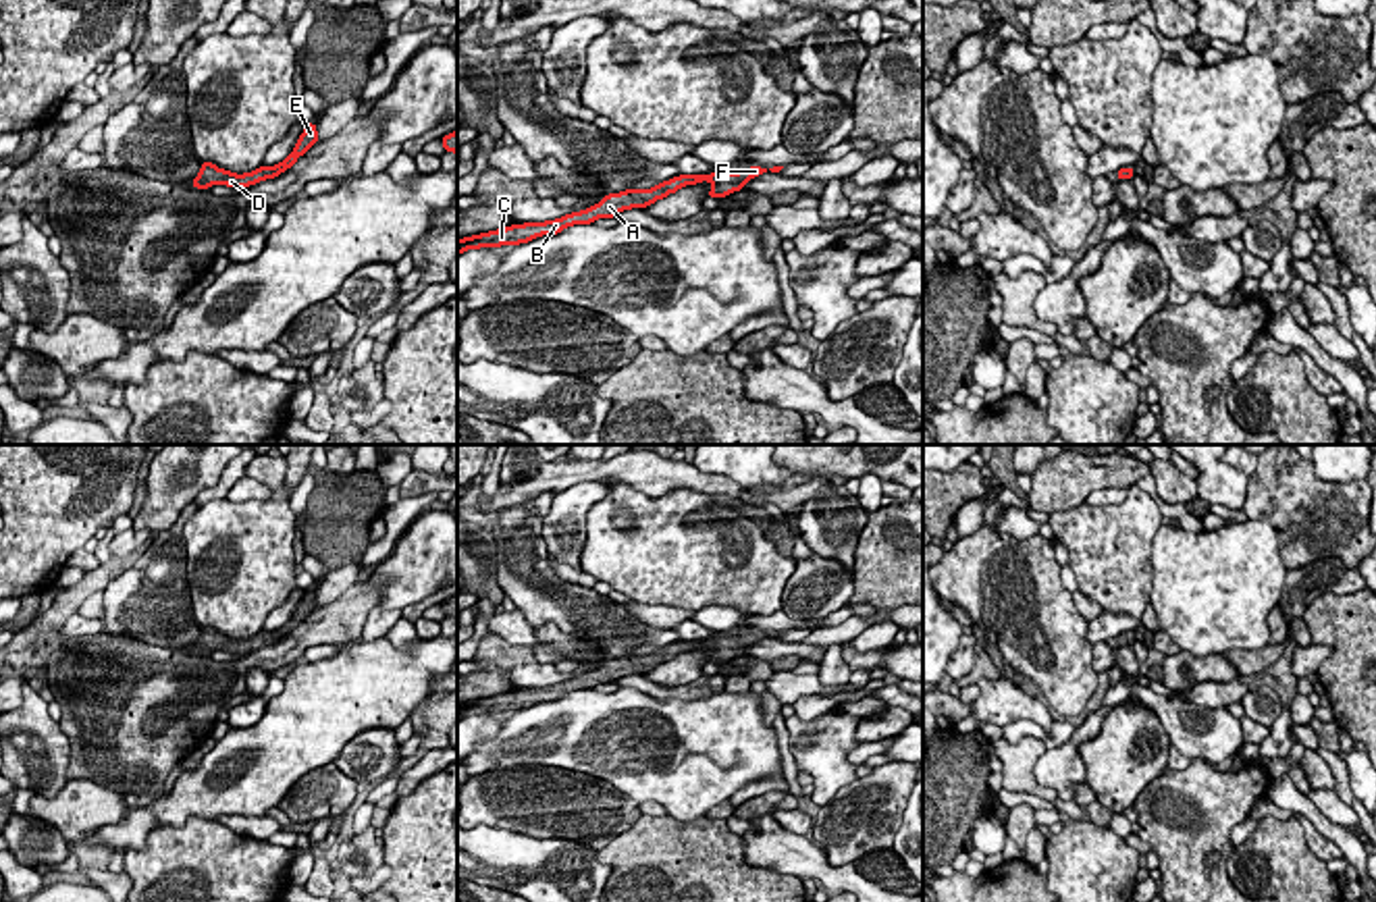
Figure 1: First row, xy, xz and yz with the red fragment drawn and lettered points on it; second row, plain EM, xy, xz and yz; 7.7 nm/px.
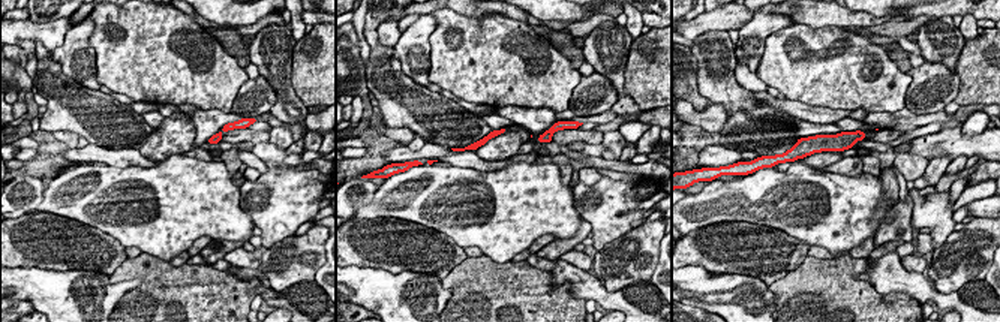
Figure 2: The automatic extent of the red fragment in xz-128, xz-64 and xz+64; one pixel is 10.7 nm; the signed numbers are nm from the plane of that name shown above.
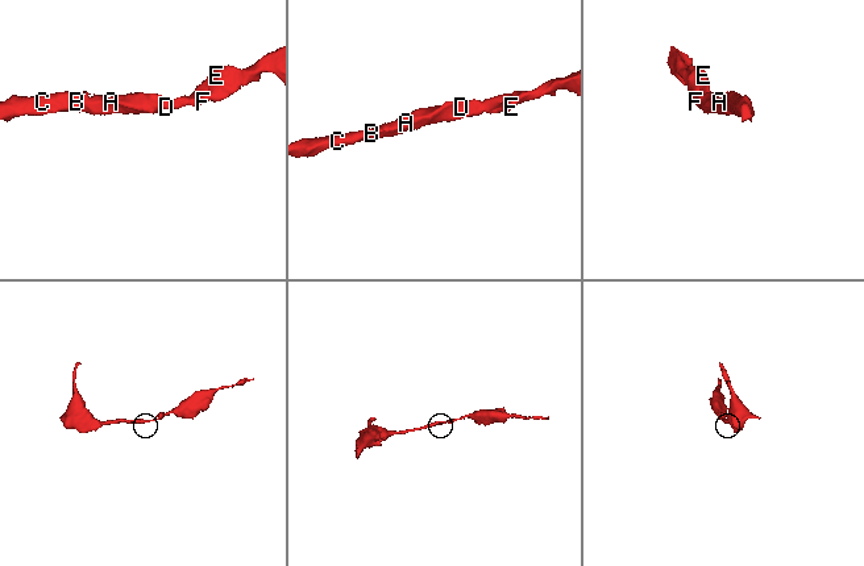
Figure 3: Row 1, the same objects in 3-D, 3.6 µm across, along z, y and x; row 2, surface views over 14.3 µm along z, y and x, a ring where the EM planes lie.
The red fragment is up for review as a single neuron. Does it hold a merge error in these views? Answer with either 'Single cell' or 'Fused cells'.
Single cell

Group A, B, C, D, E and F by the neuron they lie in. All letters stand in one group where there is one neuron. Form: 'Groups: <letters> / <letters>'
Groups: A B C D E F

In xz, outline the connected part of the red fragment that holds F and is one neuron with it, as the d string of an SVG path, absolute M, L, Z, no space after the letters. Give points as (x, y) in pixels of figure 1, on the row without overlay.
M750 632L750 634L738 636L734 640L732 638L680 640L680 642L663 646L651 655L626 655L619 659L607 659L605 663L601 663L601 667L597 671L565 680L555 686L511 690L505 694L457 705L457 721L461 721L468 715L528 709L543 700L557 700L563 694L574 692L574 690L590 690L599 684L613 684L624 675L649 673L657 665L663 665L669 659L676 659L678 655L682 655L686 651L696 651L703 646L709 646L713 651L713 655L707 659L707 663L725 663L734 657L742 657L750 644L755 644L763 638L767 638L767 634Z

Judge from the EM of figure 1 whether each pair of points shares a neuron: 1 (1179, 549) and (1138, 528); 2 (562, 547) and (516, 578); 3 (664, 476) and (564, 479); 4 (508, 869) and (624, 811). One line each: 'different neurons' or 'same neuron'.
1: different neurons
2: different neurons
3: same neuron
4: different neurons

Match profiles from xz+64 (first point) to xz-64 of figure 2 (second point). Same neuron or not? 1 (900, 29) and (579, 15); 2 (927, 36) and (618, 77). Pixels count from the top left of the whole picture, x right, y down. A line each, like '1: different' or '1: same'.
1: different
2: same

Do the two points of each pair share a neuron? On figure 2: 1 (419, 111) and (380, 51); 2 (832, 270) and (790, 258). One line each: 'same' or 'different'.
1: same
2: different

